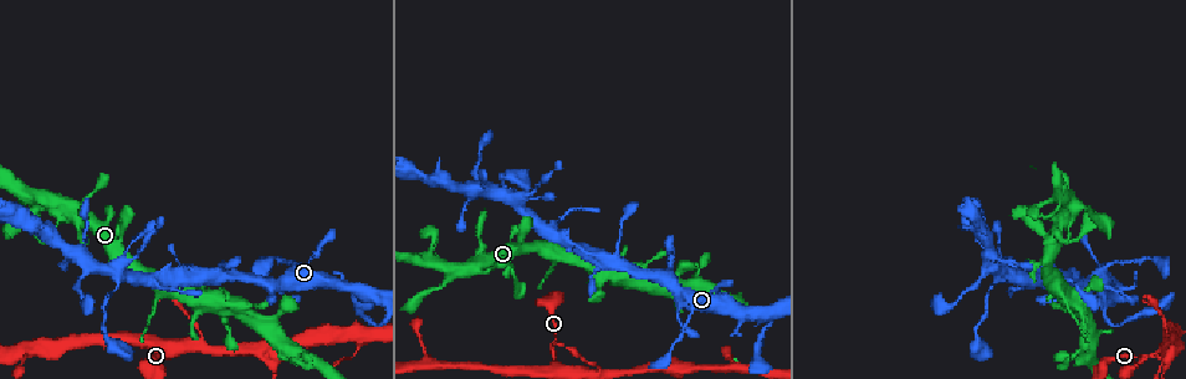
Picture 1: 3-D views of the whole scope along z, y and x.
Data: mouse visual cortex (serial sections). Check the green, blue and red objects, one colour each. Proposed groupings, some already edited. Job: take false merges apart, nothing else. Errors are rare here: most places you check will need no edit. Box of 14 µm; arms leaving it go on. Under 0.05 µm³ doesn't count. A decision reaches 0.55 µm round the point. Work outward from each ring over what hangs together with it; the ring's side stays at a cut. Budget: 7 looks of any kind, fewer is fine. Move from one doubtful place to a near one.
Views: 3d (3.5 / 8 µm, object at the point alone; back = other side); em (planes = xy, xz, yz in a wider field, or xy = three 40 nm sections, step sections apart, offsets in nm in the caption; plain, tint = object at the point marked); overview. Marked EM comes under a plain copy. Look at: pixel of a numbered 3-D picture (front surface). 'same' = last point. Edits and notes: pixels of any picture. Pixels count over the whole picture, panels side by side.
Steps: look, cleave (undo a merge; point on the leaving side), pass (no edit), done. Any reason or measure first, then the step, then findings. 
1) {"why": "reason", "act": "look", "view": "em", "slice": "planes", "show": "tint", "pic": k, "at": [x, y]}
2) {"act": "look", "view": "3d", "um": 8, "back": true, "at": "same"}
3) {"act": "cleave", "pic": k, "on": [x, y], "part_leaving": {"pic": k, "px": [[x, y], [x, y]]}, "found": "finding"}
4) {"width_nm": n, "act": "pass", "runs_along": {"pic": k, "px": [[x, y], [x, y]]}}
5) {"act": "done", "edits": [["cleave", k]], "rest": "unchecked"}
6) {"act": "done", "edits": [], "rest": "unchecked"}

{"why": "abrupt turn", "act": "look", "view": "3d", "um": 8, "pic": 1, "at": [201, 340]}

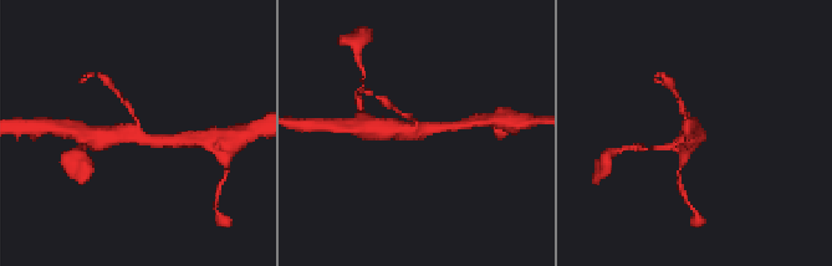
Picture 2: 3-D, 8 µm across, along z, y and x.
{"act": "look", "view": "3d", "um": 3.5, "pic": 2, "at": [418, 125]}

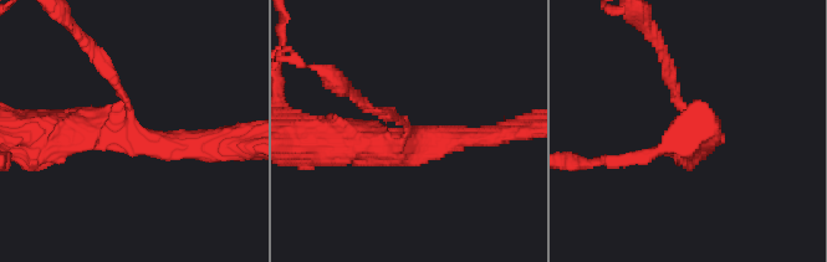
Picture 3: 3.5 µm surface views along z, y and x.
{"arms": 3, "arm_widths_nm": [150, 250, 500], "act": "look", "view": "em", "slice": "planes", "show": "tint", "pic": 3, "at": [129, 120]}

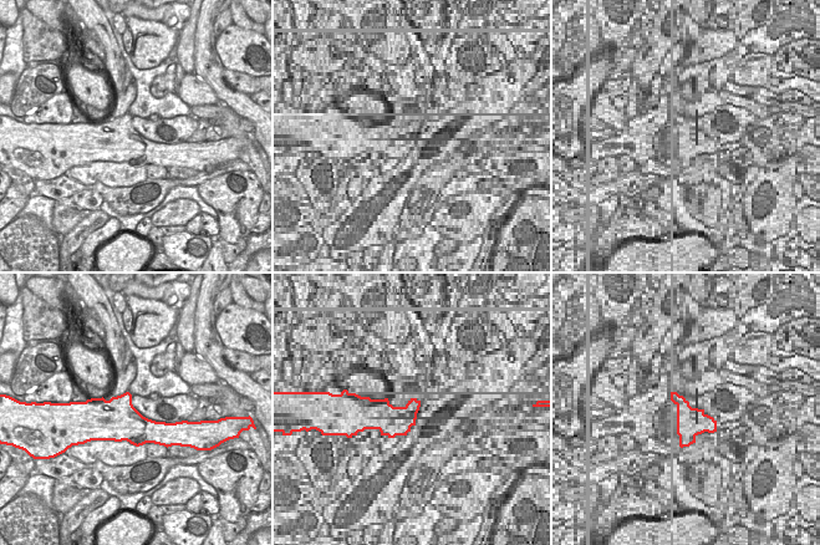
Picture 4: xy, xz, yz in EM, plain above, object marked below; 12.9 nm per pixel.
{"act": "pass", "runs_along": {"pic": 3, "px": [[698, 133], [662, 49]]}, "found": "continuous, no second cell"}

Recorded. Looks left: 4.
{"why": "sharp bend", "act": "look", "view": "3d", "um": 3.5, "pic": 1, "at": [673, 369]}

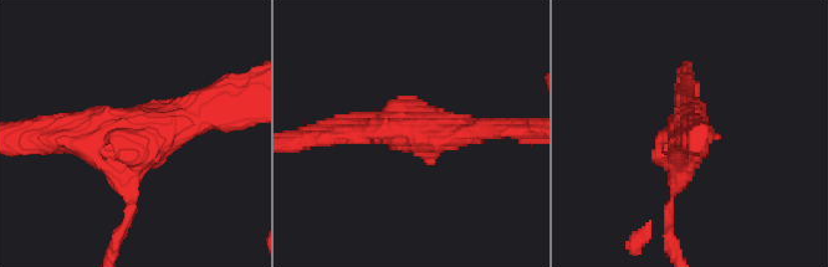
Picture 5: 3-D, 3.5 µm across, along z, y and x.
{"act": "look", "view": "em", "slice": "xy", "step": 5, "show": "tint", "pic": 5, "at": [138, 132]}

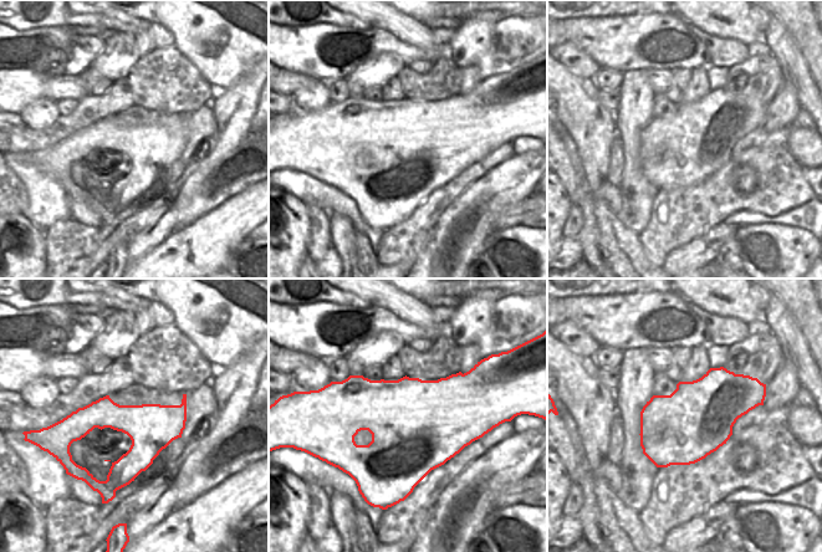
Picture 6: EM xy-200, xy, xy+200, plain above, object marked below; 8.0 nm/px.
{"act": "pass", "found": "continuous, no second cell"}

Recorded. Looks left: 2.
{"why": "sudden change in width", "act": "look", "view": "3d", "um": 3.5, "pic": 1, "at": [478, 235]}

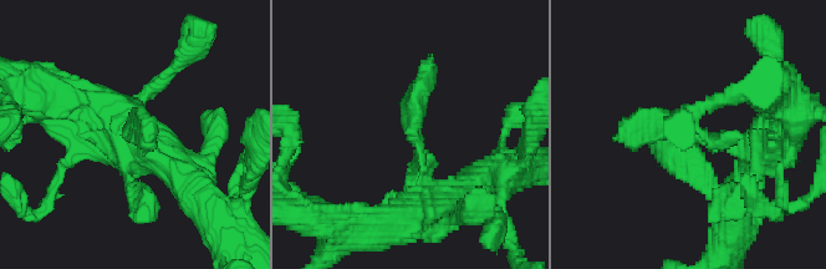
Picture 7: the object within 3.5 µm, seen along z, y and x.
{"act": "look", "view": "em", "slice": "xy", "step": 3, "show": "tint", "pic": 7, "at": [413, 138]}

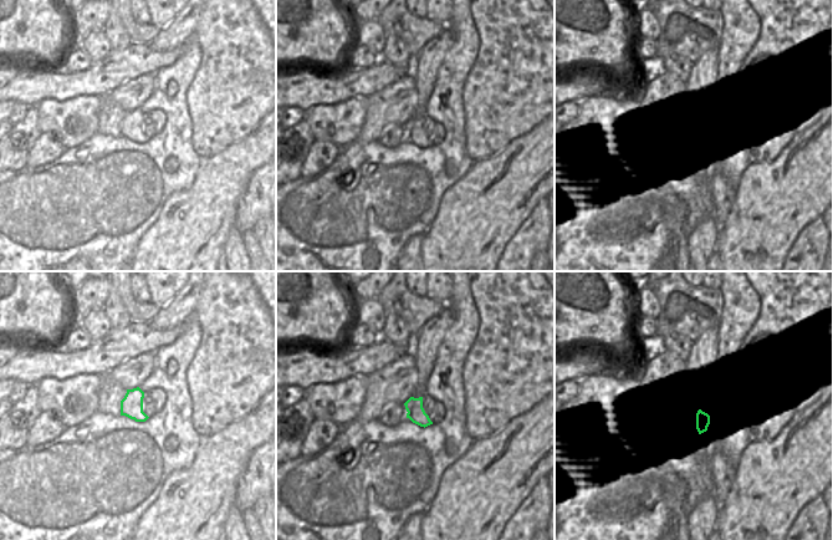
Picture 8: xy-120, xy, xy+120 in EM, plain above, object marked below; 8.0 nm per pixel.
{"act": "pass", "found": "all the same cell"}

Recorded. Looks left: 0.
{"act": "done", "edits": [], "rest": "unchecked"}

